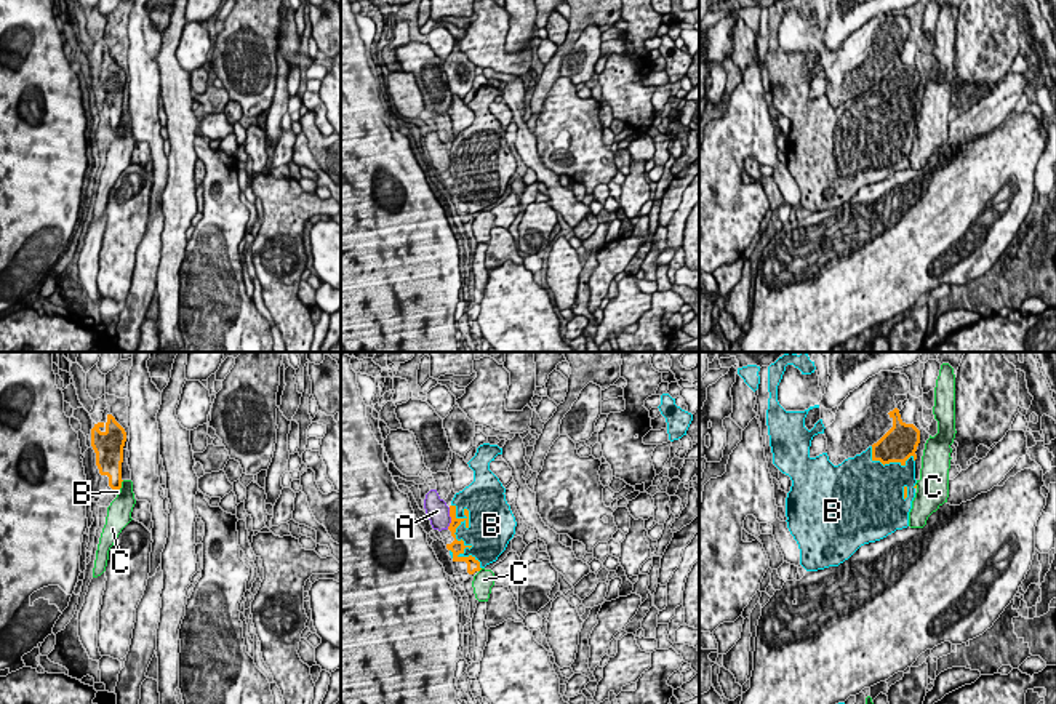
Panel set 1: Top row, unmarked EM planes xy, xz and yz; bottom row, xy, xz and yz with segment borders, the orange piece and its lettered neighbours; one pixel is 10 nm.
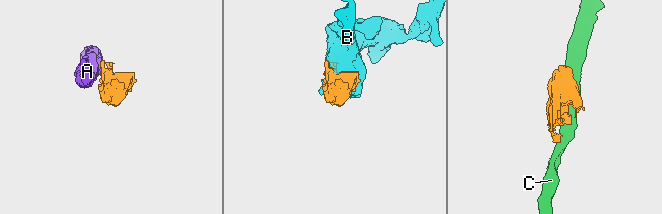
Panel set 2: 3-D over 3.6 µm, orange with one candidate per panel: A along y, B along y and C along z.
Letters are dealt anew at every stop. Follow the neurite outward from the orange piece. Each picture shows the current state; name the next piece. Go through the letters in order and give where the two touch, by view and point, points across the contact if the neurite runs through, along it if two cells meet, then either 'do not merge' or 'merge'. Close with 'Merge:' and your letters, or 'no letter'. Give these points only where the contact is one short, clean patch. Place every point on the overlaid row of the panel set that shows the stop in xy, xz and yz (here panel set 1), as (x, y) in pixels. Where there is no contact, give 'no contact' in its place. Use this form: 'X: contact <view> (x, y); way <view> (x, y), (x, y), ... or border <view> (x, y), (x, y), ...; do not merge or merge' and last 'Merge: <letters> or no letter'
A: contact xz (452, 519); border xz (450, 508), (450, 525), (447, 528); do not merge
B: contact xz (461, 540); merge
C: contact xy (120, 485); border xy (124, 480), (119, 488); do not merge
Merge: B

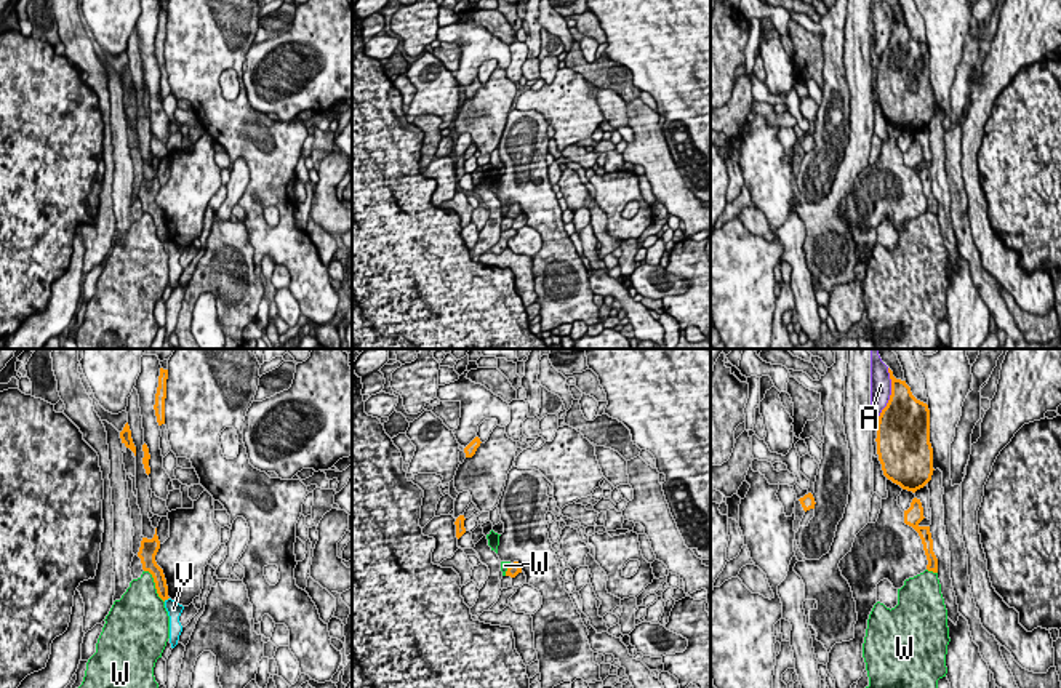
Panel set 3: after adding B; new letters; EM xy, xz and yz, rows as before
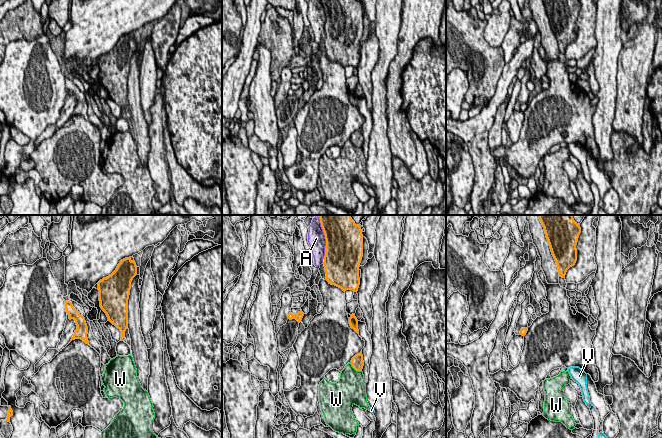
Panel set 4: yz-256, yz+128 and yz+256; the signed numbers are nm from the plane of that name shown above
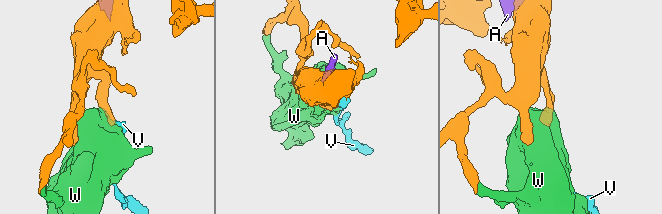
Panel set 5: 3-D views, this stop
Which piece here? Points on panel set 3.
A: contact yz (892, 392); do not merge
V: contact xy (165, 599); border xy (168, 597), (164, 600); do not merge
W: contact xy (156, 586); do not merge
Merge: no letter

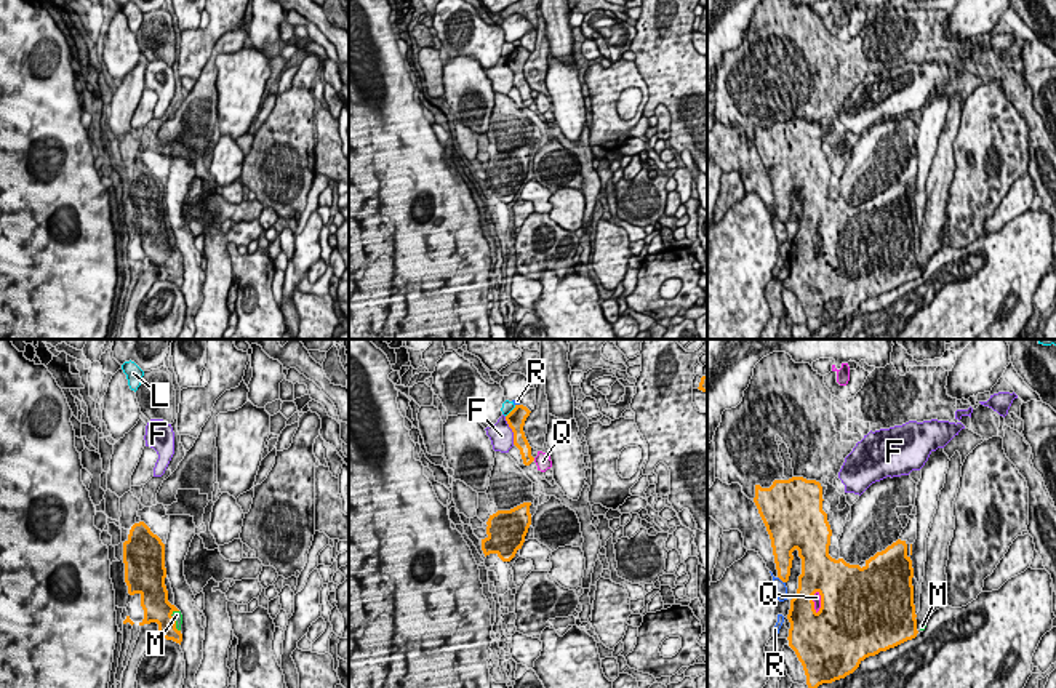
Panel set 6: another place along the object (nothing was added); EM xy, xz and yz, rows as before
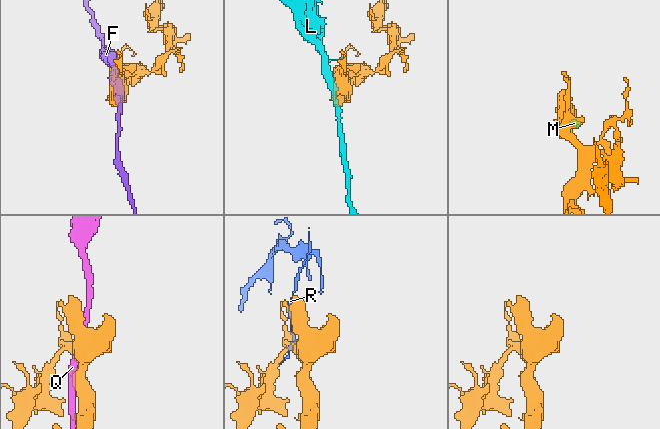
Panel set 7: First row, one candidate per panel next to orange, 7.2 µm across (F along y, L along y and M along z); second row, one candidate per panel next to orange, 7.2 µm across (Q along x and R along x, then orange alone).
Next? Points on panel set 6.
F: contact xz (512, 431); do not merge
L: contact xz (511, 412); do not merge
M: contact xy (175, 621); way xy (157, 608), (175, 621), (176, 615); merge
Q: contact yz (821, 602); do not merge
R: contact yz (781, 580); do not merge
Merge: M

